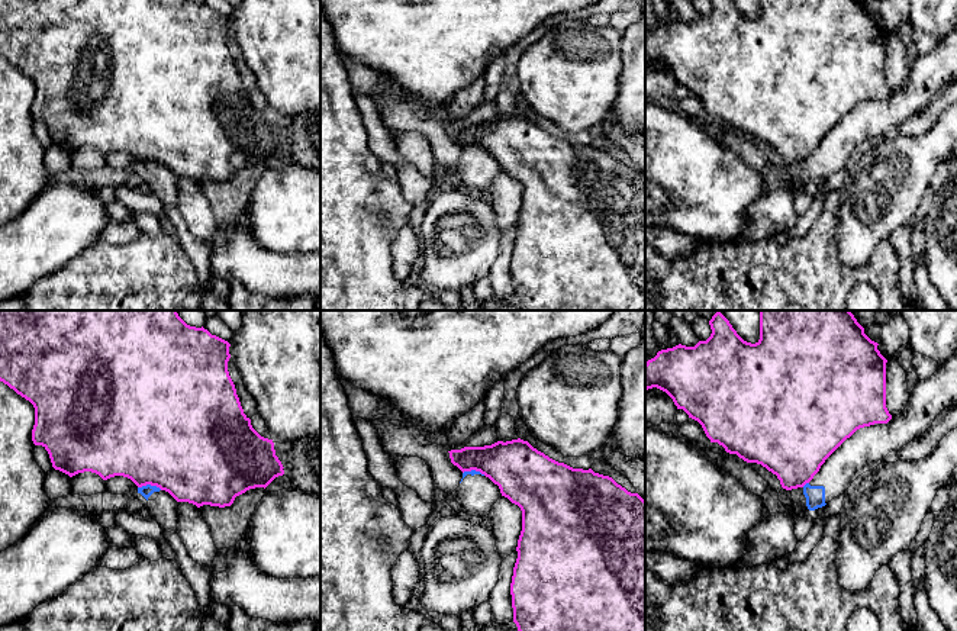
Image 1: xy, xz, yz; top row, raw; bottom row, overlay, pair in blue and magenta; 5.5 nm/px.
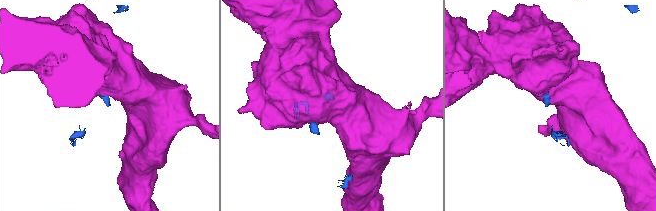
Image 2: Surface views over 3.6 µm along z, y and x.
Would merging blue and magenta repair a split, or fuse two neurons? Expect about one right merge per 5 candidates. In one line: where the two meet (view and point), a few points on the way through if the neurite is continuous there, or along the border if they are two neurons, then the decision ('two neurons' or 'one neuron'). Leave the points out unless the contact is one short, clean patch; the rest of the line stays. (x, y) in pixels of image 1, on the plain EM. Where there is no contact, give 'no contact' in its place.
xy (150, 160) | along xy (138, 161), (155, 160), (161, 164) | two neurons

